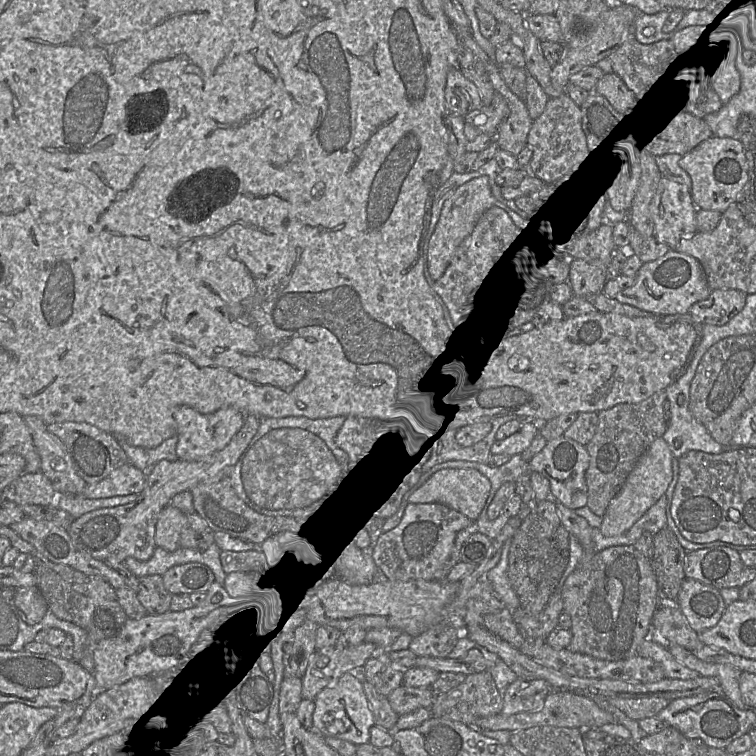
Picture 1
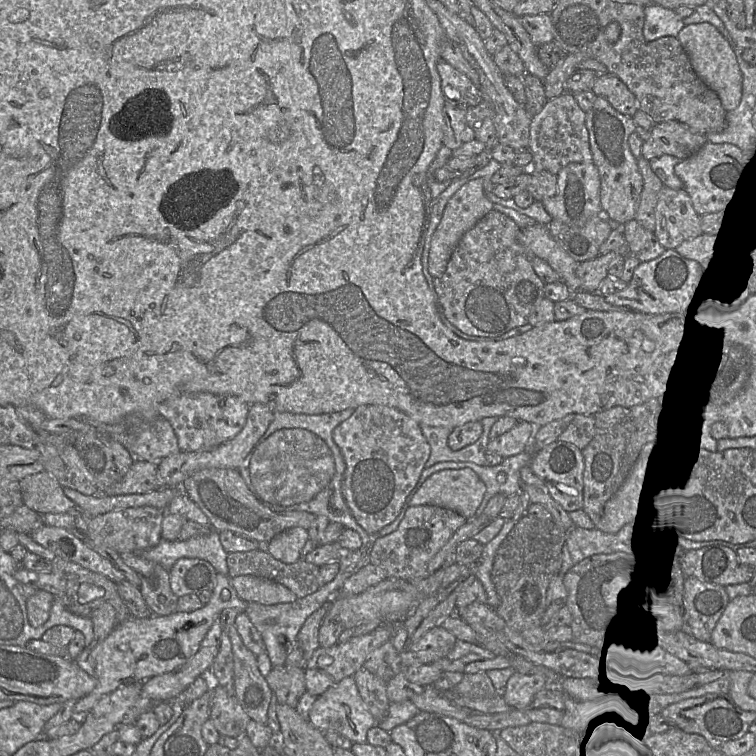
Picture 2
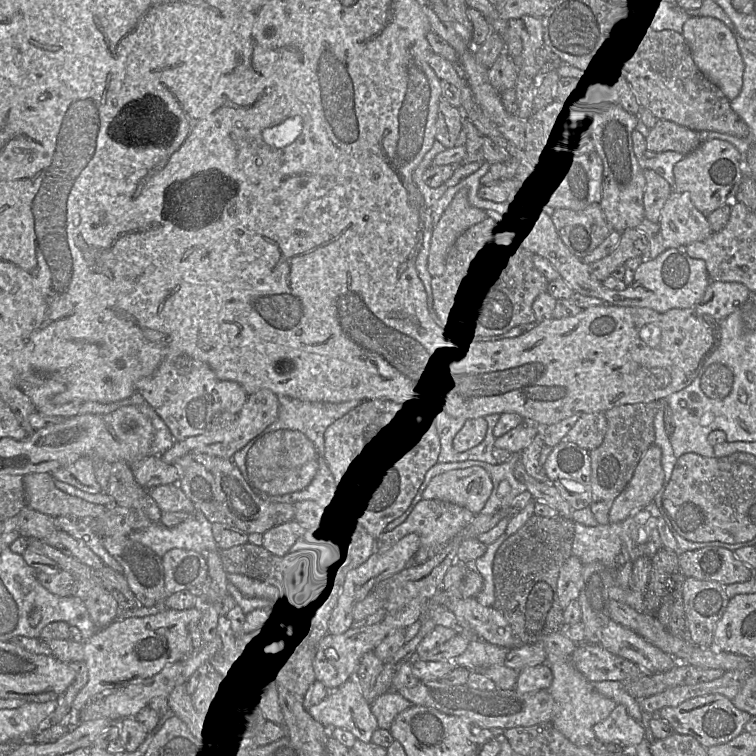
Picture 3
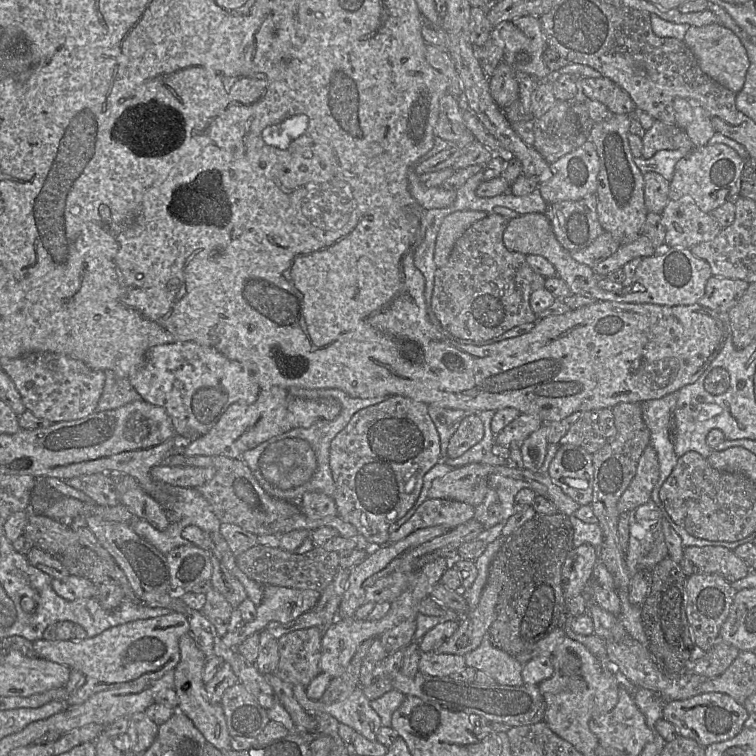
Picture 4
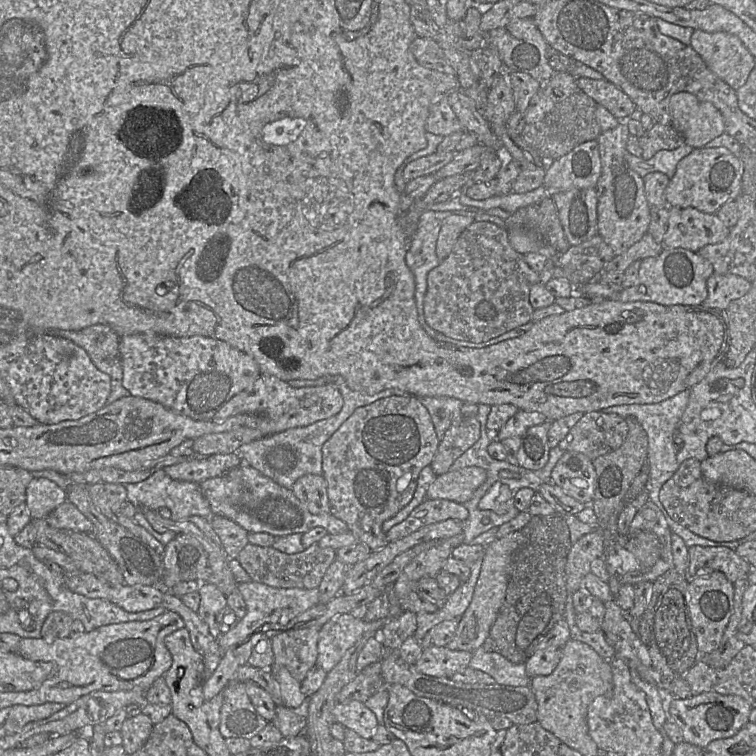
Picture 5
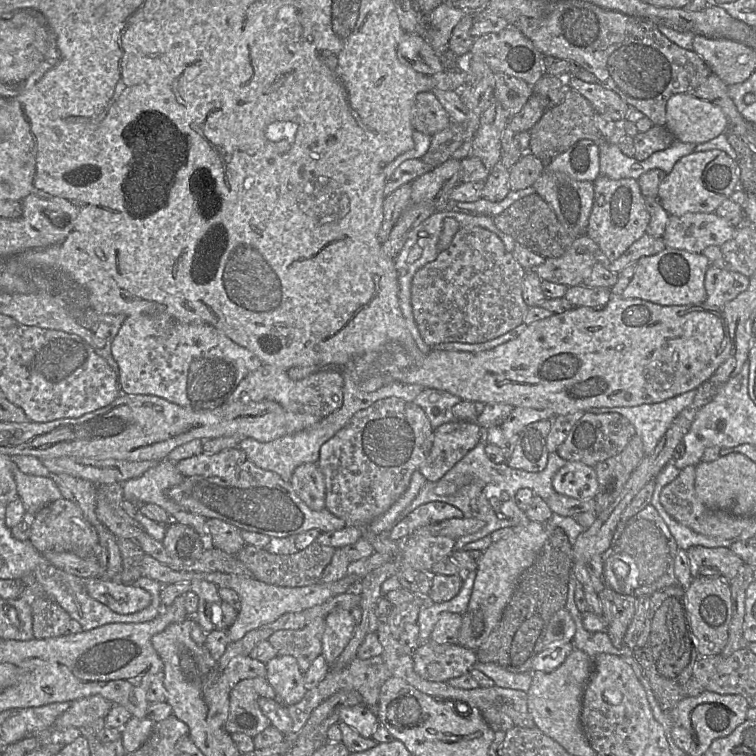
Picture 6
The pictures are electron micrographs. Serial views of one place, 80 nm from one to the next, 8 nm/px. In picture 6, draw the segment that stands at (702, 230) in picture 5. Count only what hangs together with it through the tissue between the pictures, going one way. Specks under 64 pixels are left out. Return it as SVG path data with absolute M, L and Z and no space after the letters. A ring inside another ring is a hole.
M688 212L681 216L670 215L662 236L666 247L686 250L691 253L702 253L709 246L718 246L730 240L736 228L729 222L712 213Z

